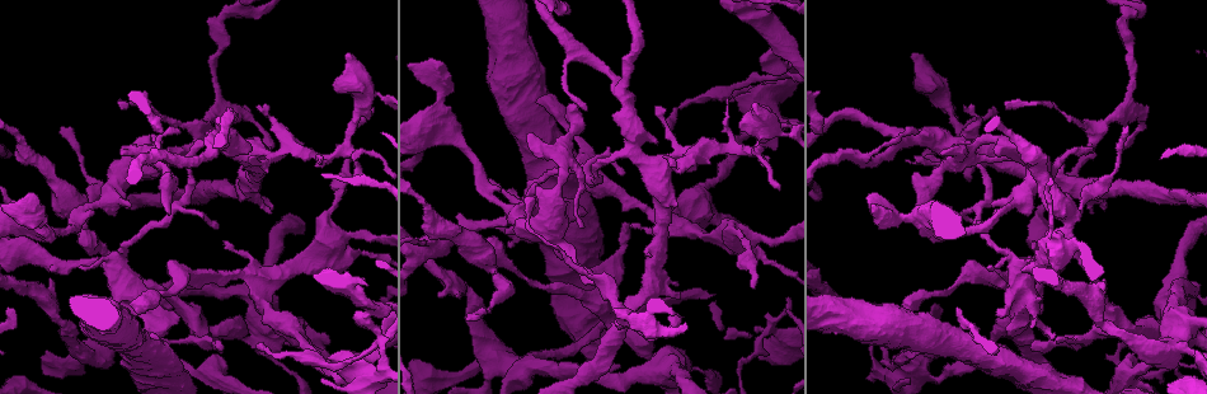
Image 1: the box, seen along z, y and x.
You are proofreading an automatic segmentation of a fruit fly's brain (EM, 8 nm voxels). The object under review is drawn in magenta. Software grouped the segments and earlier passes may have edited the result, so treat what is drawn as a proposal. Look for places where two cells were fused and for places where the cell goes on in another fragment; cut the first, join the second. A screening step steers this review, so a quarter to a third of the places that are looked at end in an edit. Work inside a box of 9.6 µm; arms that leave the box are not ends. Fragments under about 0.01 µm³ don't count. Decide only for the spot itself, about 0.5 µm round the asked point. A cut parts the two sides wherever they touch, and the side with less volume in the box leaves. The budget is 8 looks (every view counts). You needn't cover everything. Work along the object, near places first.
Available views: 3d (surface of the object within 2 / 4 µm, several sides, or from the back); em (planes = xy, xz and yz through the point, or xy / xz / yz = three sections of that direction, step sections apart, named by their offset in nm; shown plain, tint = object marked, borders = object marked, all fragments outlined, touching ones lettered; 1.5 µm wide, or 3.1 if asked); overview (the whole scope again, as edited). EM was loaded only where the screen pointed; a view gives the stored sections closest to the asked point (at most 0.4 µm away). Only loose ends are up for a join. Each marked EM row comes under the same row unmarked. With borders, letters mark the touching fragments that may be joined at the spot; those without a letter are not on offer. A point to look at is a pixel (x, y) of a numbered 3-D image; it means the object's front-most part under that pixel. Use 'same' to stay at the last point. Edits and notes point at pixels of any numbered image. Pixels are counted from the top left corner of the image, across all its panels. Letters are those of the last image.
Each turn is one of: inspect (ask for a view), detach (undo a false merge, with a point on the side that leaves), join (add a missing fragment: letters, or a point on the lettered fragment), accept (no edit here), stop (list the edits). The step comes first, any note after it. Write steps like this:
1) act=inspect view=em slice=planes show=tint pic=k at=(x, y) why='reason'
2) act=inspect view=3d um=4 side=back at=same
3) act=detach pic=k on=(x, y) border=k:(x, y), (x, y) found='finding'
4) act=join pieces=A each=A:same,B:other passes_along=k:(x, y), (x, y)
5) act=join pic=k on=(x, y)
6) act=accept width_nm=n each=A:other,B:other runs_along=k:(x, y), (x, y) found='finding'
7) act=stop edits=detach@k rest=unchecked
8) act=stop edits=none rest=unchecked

act=inspect view=3d um=2 pic=1 at=(64, 126) why='tapers out'

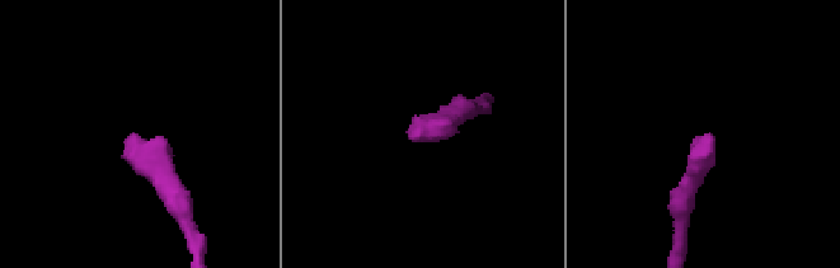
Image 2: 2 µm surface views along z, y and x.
act=inspect view=em slice=xy step=8 show=borders pic=2 at=(714, 140)

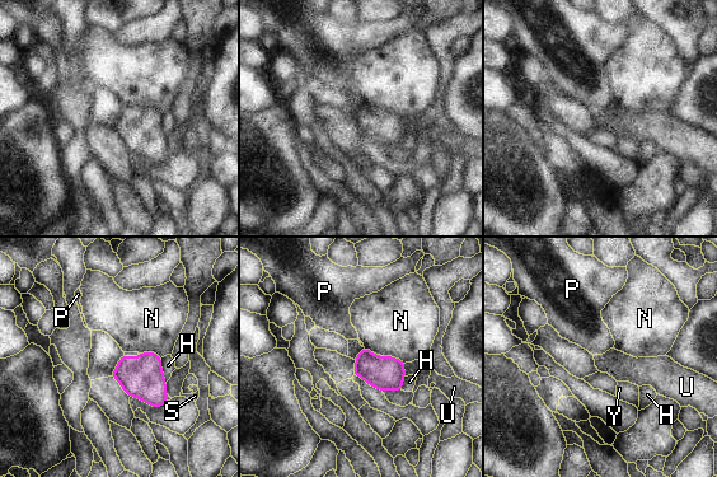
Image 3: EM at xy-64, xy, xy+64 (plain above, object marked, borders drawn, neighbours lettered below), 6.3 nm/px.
act=accept longest_contact=N:280nm each=H:other,N:other,P:other,S:other,U:other,Y:other found='no lettered fragment goes on from it'

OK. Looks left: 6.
act=inspect view=em slice=planes show=borders pic=1 at=(171, 213) why='branch stops here'

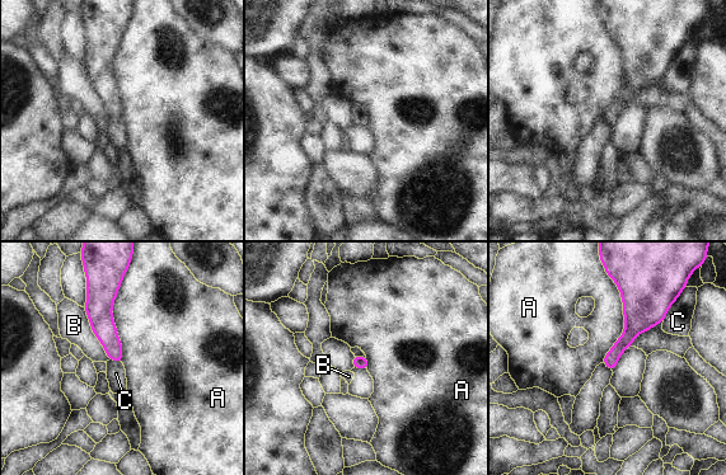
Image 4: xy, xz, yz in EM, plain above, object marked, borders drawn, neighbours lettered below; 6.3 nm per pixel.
act=accept each=A:other,B:other,C:other runs_along=4:(109, 288), (104, 329), (118, 358) found='no lettered fragment goes on from it'

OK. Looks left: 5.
act=inspect view=em slice=planes show=borders pic=1 at=(250, 148) why='free end'

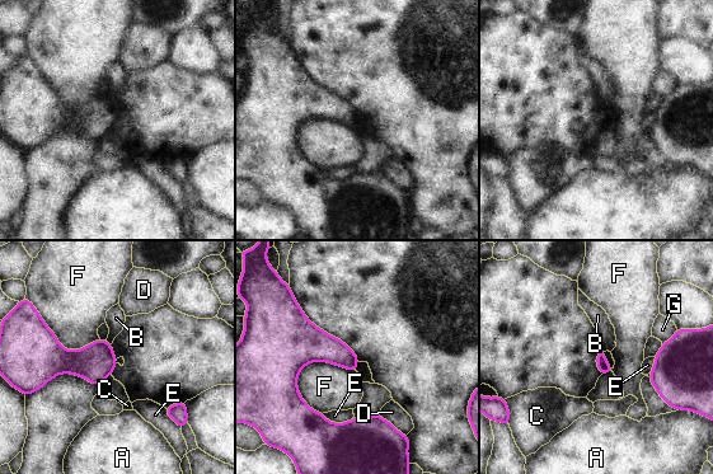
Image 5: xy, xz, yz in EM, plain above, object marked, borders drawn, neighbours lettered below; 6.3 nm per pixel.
act=accept each=A:other,B:other,C:other,D:other,E:other,F:other,G:other border=5:(355, 370), (309, 362), (299, 395) found='no lettered fragment goes on from it'

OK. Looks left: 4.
act=stop edits=none rest=unchecked

